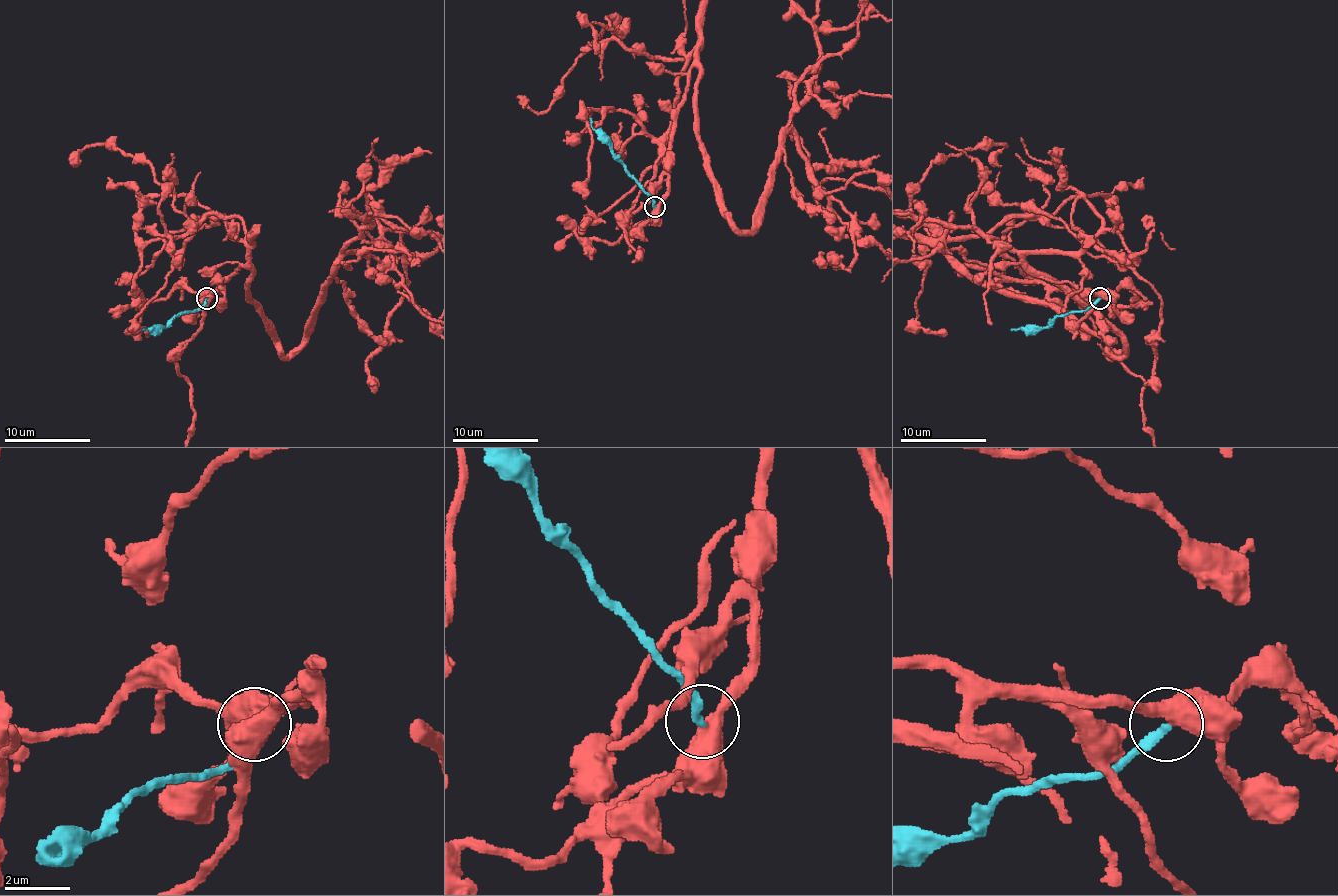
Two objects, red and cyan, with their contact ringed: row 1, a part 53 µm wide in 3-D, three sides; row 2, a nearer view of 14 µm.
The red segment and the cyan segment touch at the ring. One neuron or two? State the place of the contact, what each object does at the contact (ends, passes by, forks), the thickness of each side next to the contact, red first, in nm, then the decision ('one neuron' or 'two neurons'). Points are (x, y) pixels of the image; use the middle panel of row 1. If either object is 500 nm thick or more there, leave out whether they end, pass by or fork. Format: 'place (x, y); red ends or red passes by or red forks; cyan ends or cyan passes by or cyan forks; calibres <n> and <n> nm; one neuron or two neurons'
place (655, 206); calibres 550 and 260 nm; one neuron

